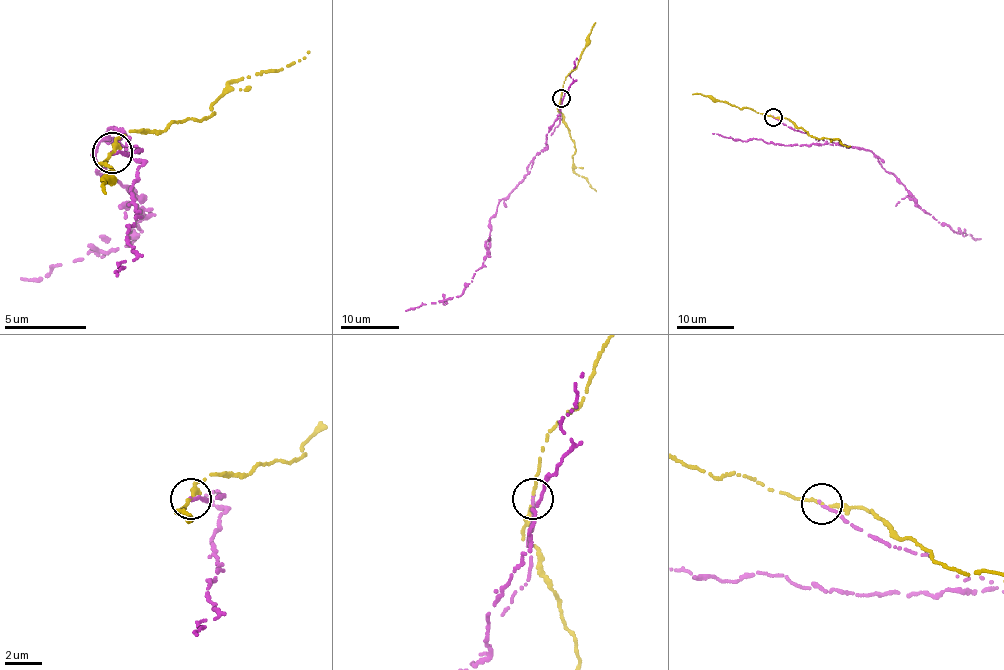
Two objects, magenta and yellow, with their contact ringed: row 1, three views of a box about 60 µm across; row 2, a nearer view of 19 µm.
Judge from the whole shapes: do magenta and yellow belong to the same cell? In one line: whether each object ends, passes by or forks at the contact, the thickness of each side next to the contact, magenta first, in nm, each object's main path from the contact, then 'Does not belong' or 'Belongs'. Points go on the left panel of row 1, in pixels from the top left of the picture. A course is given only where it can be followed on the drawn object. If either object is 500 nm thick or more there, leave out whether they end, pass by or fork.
At the ring magenta ends. At the ring yellow passes by. Thickness 180 nm (magenta) against 150 nm. Course of magenta: (110, 153), (143, 147), (142, 158), (107, 128), (95, 164), (133, 192), (142, 229), (21, 280). Course of yellow: (111, 151), (117, 138), (133, 131), (212, 115), (212, 109), (231, 83), (259, 75), (309, 51). Does not belong

